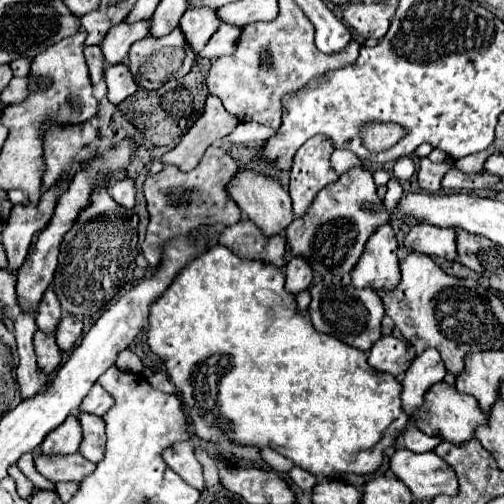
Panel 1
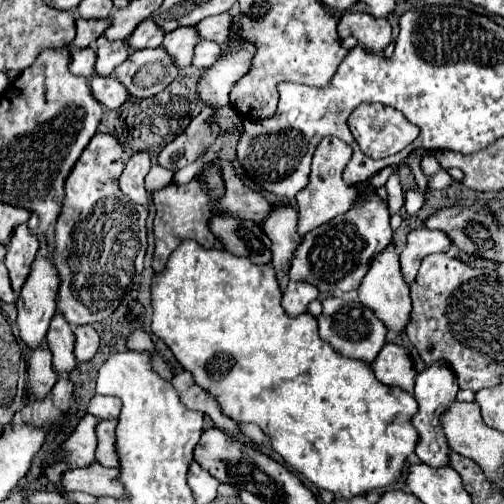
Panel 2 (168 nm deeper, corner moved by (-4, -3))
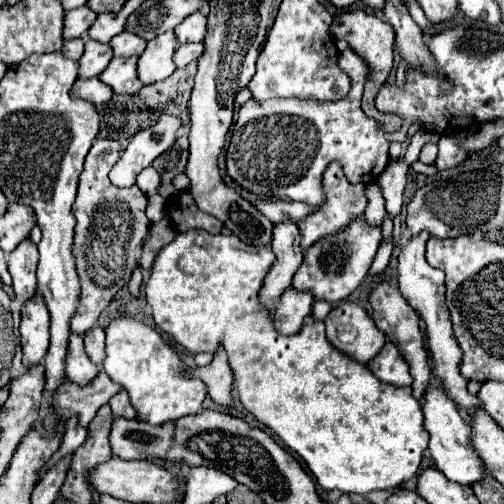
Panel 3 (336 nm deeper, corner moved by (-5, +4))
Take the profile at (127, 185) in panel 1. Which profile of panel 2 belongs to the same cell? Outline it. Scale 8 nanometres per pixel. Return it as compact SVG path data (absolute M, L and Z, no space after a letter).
M135 153L127 161L125 171L119 179L119 187L121 187L123 195L127 195L131 201L141 203L141 205L145 205L149 201L145 185L143 185L143 179L149 173L149 167L151 167L151 155L149 153Z

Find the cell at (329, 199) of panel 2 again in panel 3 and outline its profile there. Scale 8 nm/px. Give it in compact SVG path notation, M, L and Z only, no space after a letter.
M330 164L330 168L326 170L324 188L326 188L326 202L322 204L322 208L318 208L318 212L314 212L314 216L308 216L306 220L302 220L302 224L298 224L298 230L300 230L300 236L302 236L300 246L304 250L310 248L320 238L326 238L330 234L344 230L354 218L364 216L364 210L366 210L366 204L368 204L366 194L364 194L366 186L364 184L350 184L338 164Z

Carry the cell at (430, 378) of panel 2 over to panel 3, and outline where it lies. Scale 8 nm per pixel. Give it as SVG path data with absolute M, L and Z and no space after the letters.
M432 380L430 382L430 388L426 390L426 396L424 396L424 426L428 428L430 432L430 444L428 444L428 450L432 452L432 458L436 462L436 468L452 482L458 482L458 484L466 484L466 486L472 486L472 484L478 484L480 480L484 480L484 476L488 474L486 472L486 466L482 462L482 458L478 456L478 452L474 452L472 444L470 444L470 438L472 438L472 430L470 430L470 424L466 424L466 420L460 416L458 408L454 406L454 402L446 396L444 388L440 386L440 380Z

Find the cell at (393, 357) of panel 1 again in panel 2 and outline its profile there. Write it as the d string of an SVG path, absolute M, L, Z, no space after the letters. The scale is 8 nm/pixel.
M387 343L371 363L371 369L375 371L375 377L385 385L397 385L409 393L413 393L415 383L415 369L409 359L409 353L405 347Z

